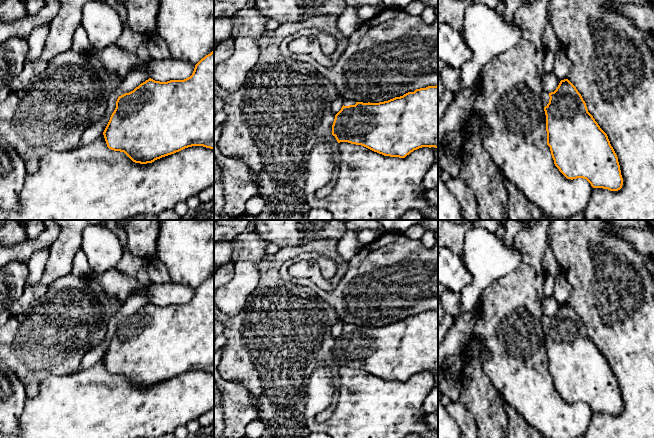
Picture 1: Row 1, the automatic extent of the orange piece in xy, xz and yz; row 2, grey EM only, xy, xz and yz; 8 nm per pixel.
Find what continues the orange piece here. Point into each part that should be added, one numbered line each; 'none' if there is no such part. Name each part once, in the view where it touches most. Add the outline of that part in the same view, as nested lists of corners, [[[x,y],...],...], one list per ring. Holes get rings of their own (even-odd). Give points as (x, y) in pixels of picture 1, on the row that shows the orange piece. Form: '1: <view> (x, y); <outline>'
1: yz (545, 97); [[[543,90],[541,92],[541,101],[544,107],[547,106],[547,104],[549,103],[549,99],[549,92]]]

